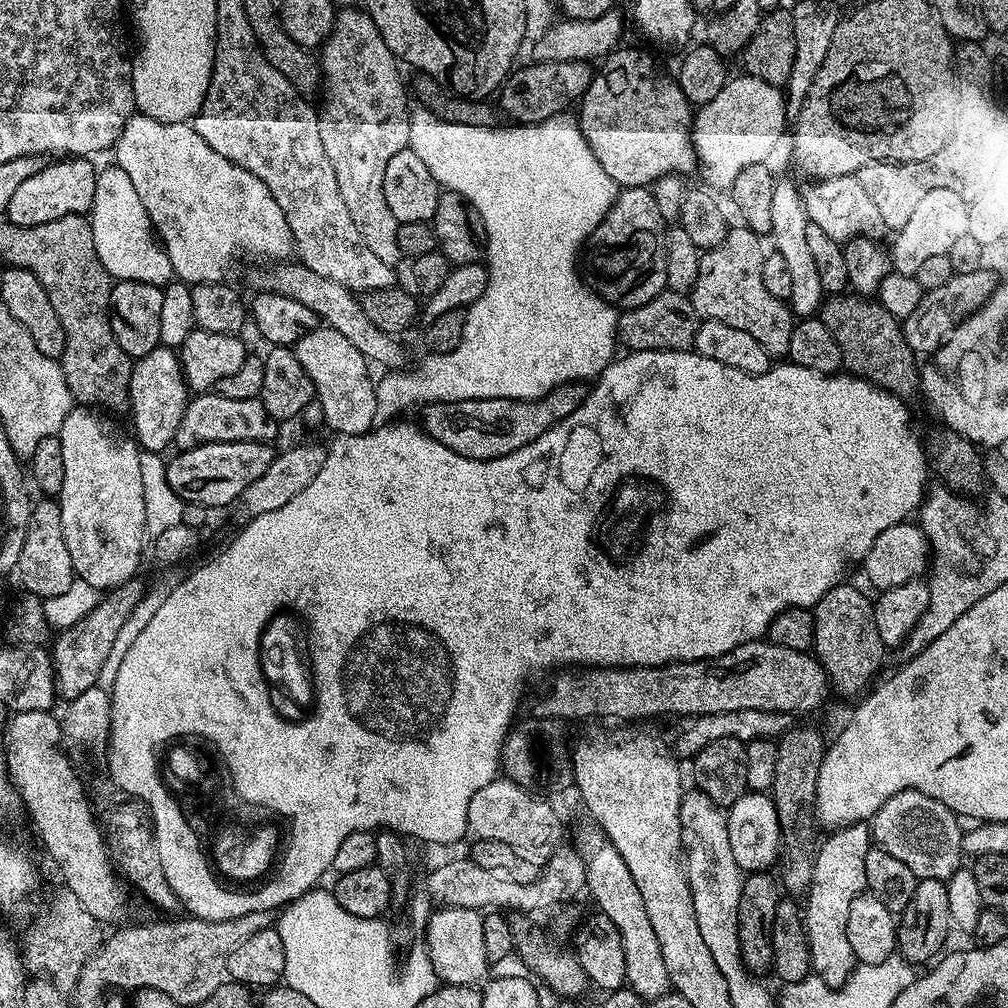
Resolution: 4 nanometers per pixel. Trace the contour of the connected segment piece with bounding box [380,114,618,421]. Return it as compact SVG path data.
M561 114L554 118L546 118L546 122L537 124L516 124L512 128L493 126L462 126L461 124L441 124L440 128L428 128L426 138L409 138L408 147L413 148L420 144L418 158L426 162L426 170L434 174L437 184L441 189L457 192L462 199L480 215L486 237L486 267L488 269L488 285L482 296L469 305L464 312L466 326L462 330L462 342L449 352L425 355L425 360L420 364L420 372L409 370L388 370L383 373L386 382L380 392L382 418L391 421L399 412L407 408L435 404L437 402L458 402L459 400L485 400L486 398L510 398L511 400L538 400L550 394L556 387L576 381L588 382L600 375L601 368L611 364L617 355L617 317L618 312L613 305L607 304L601 296L597 296L578 271L578 253L585 247L588 236L602 222L602 218L610 210L616 200L618 185L606 170L602 170L602 162L594 158L594 150L586 142L580 125L575 115Z

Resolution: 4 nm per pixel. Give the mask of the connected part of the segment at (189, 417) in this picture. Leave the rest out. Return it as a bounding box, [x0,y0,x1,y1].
[174,390,278,450]

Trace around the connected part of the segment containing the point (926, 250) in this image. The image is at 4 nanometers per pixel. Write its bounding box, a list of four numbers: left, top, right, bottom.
[890,188,969,276]

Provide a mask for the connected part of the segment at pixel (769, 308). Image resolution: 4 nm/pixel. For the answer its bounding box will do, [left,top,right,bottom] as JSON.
[690,227,794,358]

